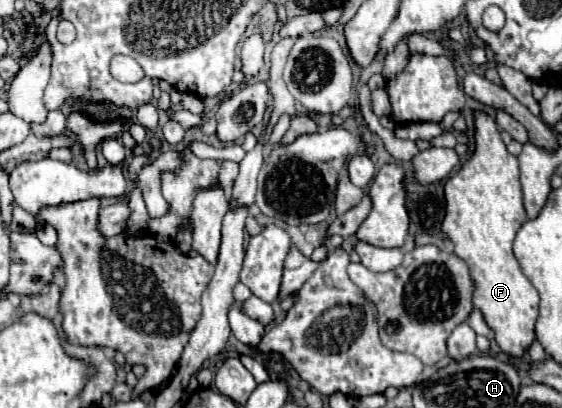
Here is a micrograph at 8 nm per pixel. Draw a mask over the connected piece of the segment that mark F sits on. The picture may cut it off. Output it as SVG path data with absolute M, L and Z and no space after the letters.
M475 112L475 150L469 160L445 182L443 234L455 244L455 254L467 264L475 286L473 304L483 312L485 322L495 332L499 348L513 356L523 356L535 340L535 318L539 294L521 272L513 254L517 230L527 220L519 182L519 162L507 152L495 120L485 112Z

